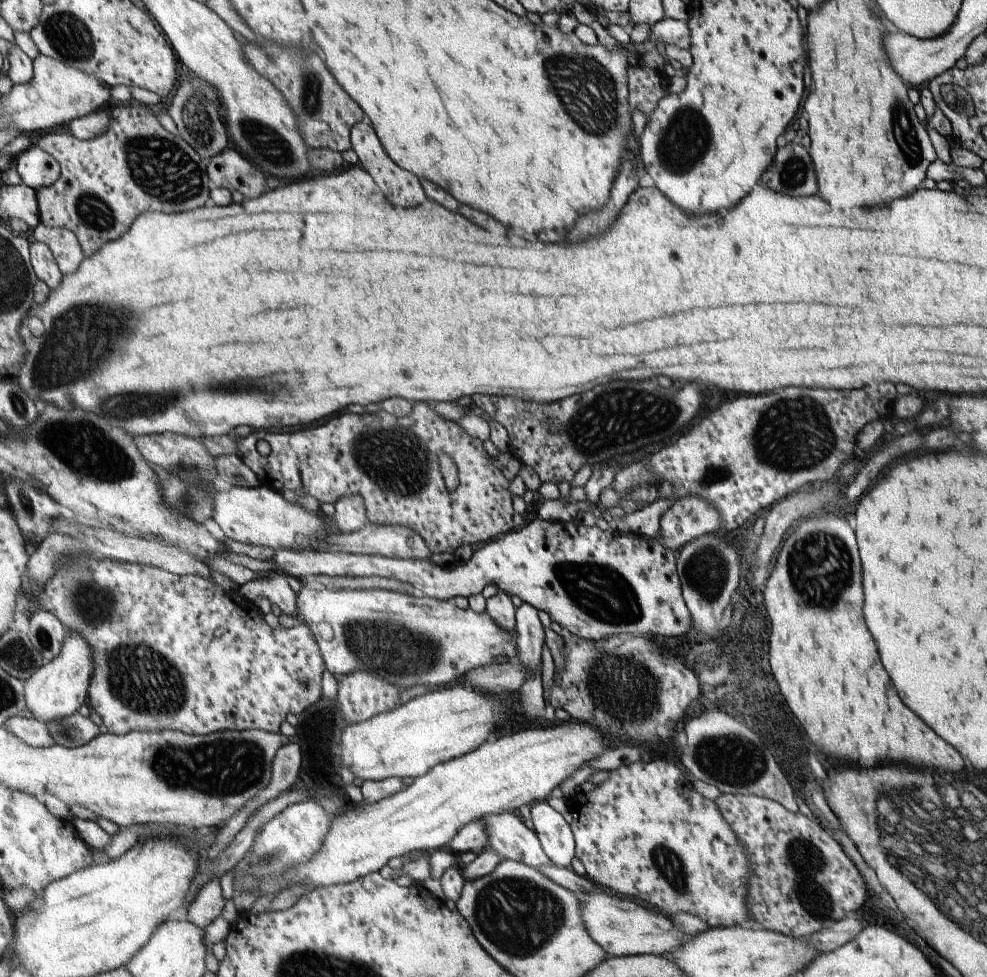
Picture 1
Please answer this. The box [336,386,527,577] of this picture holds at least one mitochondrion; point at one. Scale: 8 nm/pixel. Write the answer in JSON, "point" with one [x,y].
{"point":[394,461]}

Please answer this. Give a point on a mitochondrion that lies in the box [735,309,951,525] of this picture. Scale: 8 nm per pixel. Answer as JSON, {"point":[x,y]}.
{"point":[794,435]}

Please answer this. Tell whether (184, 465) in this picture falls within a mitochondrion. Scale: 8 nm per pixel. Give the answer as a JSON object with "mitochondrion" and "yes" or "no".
{"mitochondrion":"yes"}

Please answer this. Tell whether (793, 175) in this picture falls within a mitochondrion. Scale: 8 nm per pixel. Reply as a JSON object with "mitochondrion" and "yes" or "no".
{"mitochondrion":"yes"}

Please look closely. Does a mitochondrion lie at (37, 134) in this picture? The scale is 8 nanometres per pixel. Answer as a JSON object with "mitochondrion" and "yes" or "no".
{"mitochondrion":"no"}

